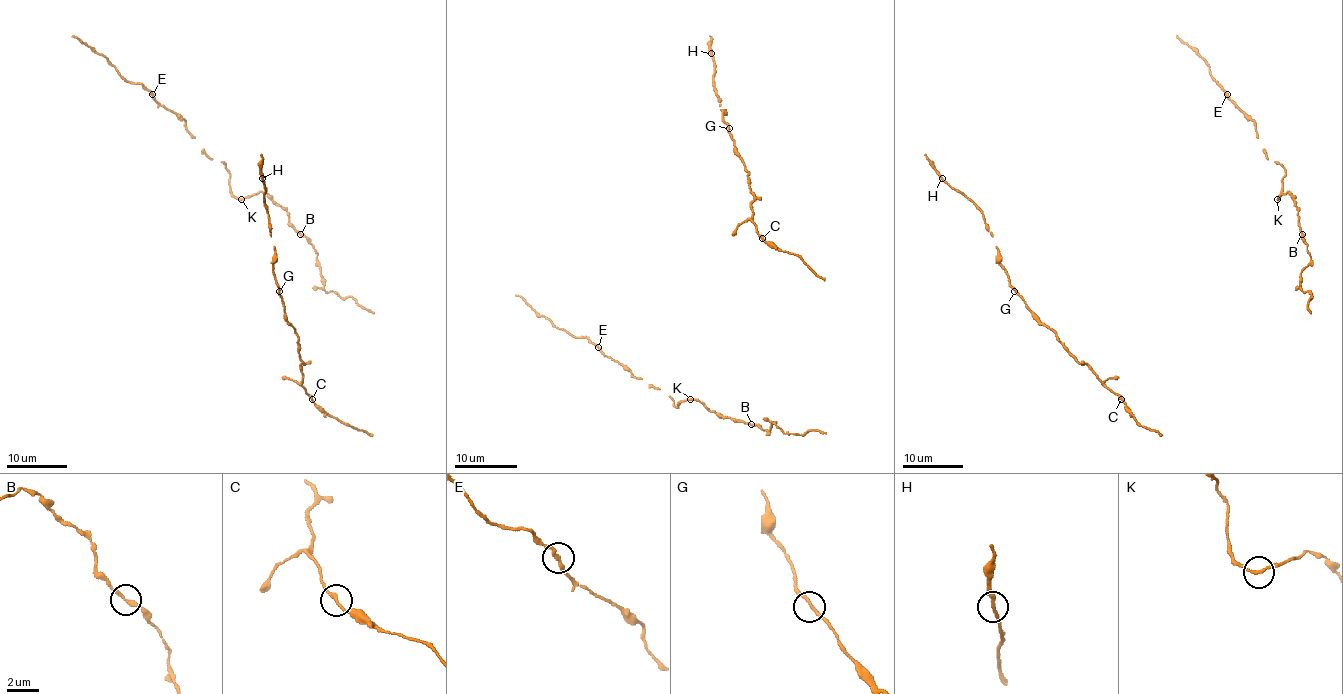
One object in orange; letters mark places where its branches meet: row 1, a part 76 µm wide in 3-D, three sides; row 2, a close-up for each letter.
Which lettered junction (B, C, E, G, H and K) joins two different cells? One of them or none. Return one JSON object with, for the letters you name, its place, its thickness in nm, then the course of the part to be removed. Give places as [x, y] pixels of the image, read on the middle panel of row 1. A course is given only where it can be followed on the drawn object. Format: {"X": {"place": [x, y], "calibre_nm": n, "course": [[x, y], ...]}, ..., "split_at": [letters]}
{"split_at": []}

